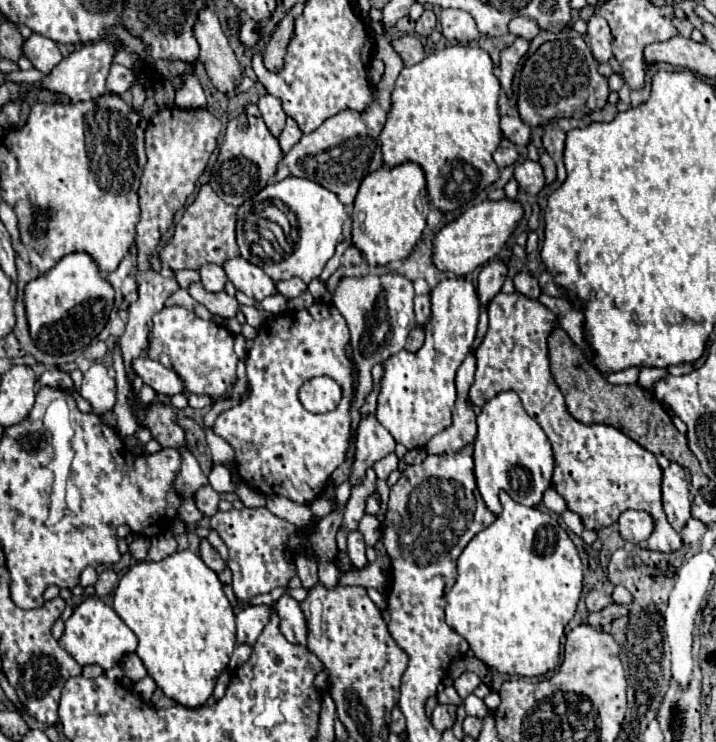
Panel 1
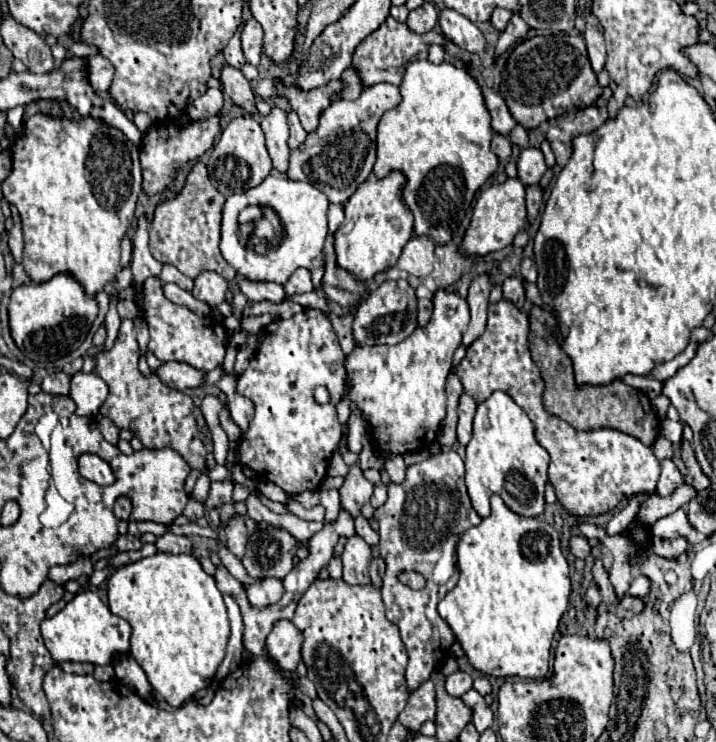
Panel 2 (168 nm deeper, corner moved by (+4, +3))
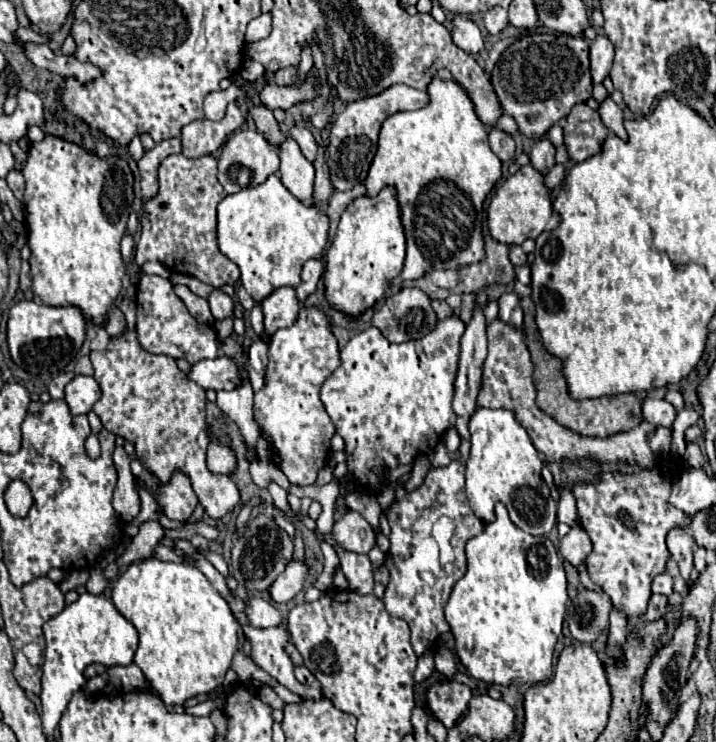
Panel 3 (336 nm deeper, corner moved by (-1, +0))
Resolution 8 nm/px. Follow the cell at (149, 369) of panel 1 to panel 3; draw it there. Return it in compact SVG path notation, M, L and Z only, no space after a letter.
M218 356L214 360L202 360L192 366L192 372L188 378L192 378L196 384L200 384L204 390L234 390L236 386L242 386L246 380L240 378L242 366L236 364L234 358Z

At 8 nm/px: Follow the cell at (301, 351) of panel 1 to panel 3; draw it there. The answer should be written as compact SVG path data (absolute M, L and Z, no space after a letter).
M302 308L298 320L290 328L278 330L268 344L268 384L254 394L254 412L256 422L266 430L272 448L276 450L276 460L280 470L286 474L290 484L310 486L316 482L316 474L322 466L326 466L330 454L330 438L336 428L326 414L326 408L320 400L322 382L340 366L340 350L338 342L328 326L328 320L320 308Z

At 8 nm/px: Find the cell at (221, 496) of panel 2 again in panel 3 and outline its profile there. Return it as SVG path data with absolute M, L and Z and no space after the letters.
M134 330L124 332L120 338L110 338L108 346L100 352L90 352L90 358L94 364L94 378L102 390L102 398L94 404L92 410L102 420L102 426L112 434L126 436L126 440L134 444L140 464L162 484L168 484L172 480L172 474L180 470L190 478L192 490L196 492L198 502L206 510L206 514L212 520L220 520L222 516L226 516L240 502L240 490L230 480L230 476L212 474L206 468L206 446L210 442L206 434L206 392L196 382L190 382L190 378L176 366L174 358L146 352L140 346L138 334Z

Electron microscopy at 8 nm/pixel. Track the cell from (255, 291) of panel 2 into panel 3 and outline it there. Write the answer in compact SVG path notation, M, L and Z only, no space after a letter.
M278 288L266 300L262 300L264 310L264 328L272 336L276 330L292 326L300 312L300 302L294 294L294 288Z

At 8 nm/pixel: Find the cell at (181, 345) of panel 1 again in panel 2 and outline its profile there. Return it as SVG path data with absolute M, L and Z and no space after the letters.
M149 277L143 285L143 315L149 325L149 351L155 353L161 361L181 361L197 367L197 371L211 371L223 363L227 351L227 331L209 317L197 317L187 307L171 303L159 285L157 277Z

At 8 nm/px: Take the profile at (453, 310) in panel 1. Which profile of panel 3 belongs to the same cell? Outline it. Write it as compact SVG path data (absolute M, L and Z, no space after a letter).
M458 316L438 322L432 334L402 344L388 342L382 332L372 326L356 334L340 350L340 366L330 378L326 378L320 390L320 398L326 406L326 412L330 414L332 424L336 426L336 432L344 438L344 450L348 454L348 476L356 482L358 492L378 494L384 486L384 470L410 464L416 456L432 452L442 434L456 424L452 396L462 334L464 324Z

